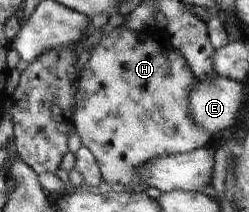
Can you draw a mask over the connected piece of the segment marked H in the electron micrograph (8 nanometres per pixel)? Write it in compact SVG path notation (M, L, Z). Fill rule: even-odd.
M120 26L117 29L113 29L109 36L101 38L100 42L90 53L85 68L80 72L79 87L76 92L76 105L74 108L74 127L81 137L82 144L93 153L95 160L98 162L103 181L112 185L115 182L119 182L126 189L131 189L135 192L146 192L149 186L144 181L143 165L152 161L154 158L188 153L207 145L209 140L211 140L212 134L190 118L189 93L193 90L197 81L185 57L172 45L171 36L167 32L167 29L147 28L144 31L132 31L124 26Z

